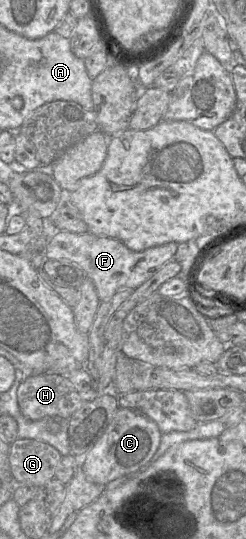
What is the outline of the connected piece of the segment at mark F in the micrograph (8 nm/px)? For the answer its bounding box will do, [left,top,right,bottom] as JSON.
[45,231,177,301]

